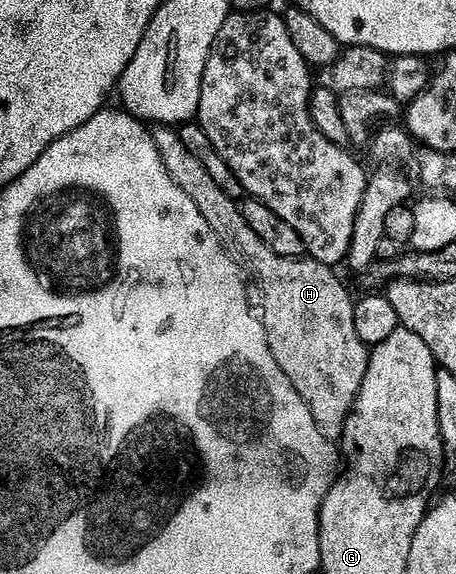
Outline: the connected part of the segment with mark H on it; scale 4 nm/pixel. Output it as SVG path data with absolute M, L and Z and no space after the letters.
M157 126L152 131L155 148L159 148L159 156L163 156L163 164L167 172L171 172L171 180L191 196L195 208L199 208L203 220L211 224L211 232L221 241L229 259L237 265L241 279L245 282L245 291L249 297L249 307L252 308L257 319L263 324L267 344L271 348L271 356L275 356L275 364L283 368L289 383L303 396L307 408L315 416L315 424L319 424L319 432L330 442L337 444L345 437L345 425L350 414L357 405L359 388L363 384L363 376L367 376L367 364L371 353L370 347L359 340L359 332L355 332L355 312L353 311L354 295L349 295L349 290L336 278L334 271L328 266L308 256L300 258L284 258L275 256L255 231L243 220L238 199L227 196L215 184L214 178L199 164L199 159L183 145L180 133L172 126Z

